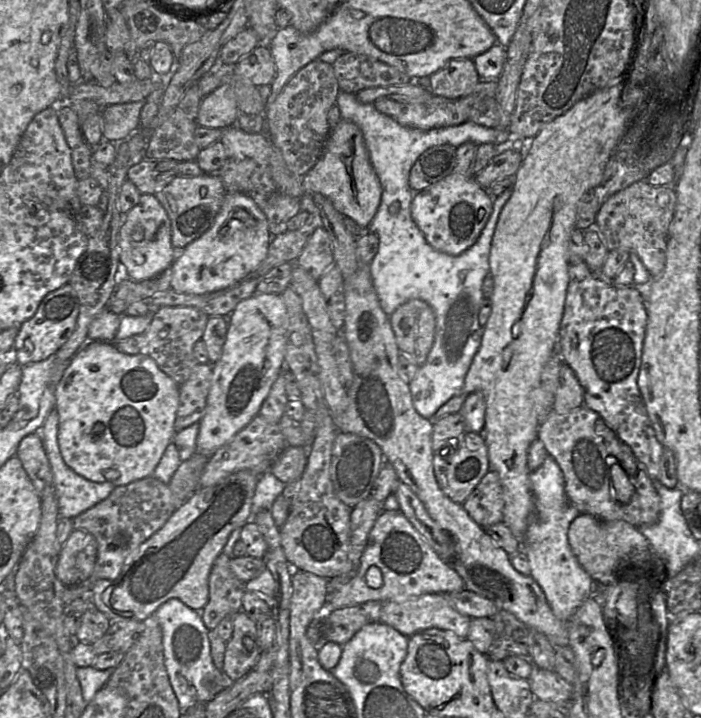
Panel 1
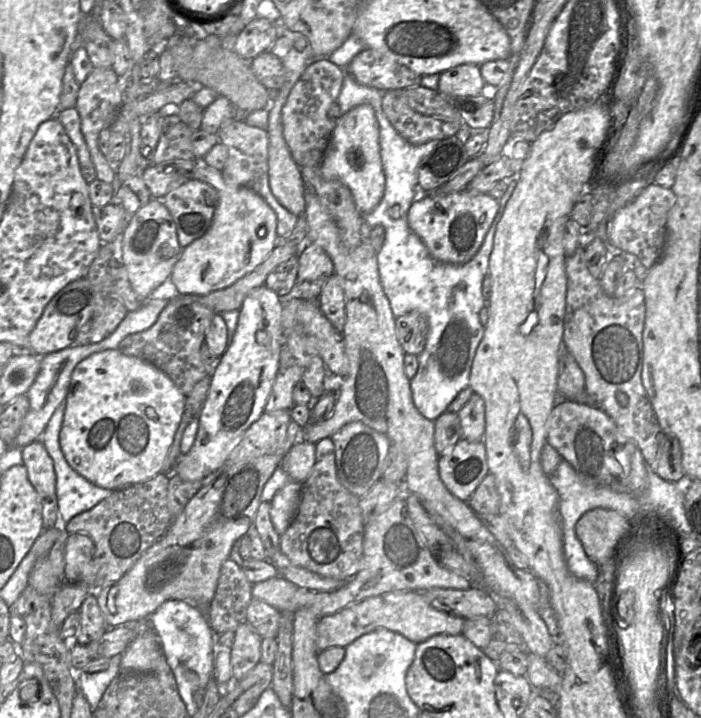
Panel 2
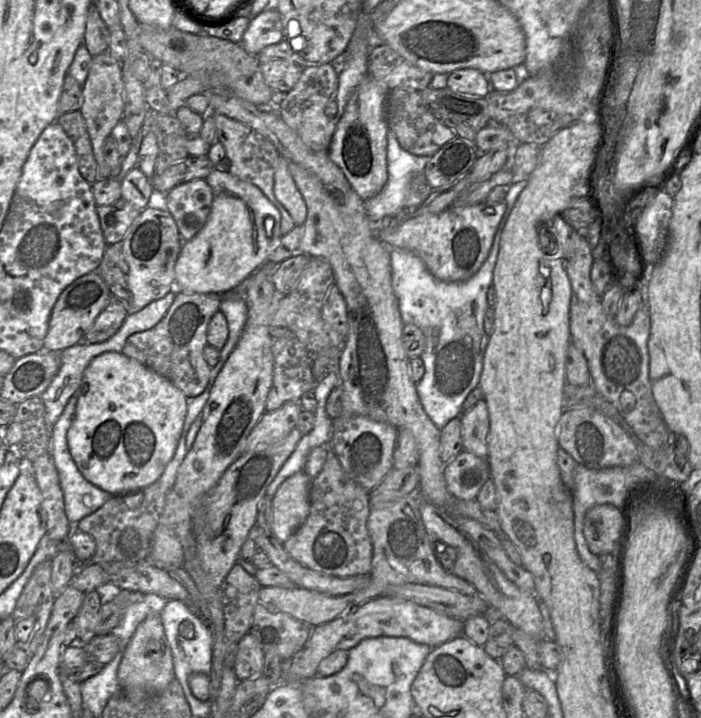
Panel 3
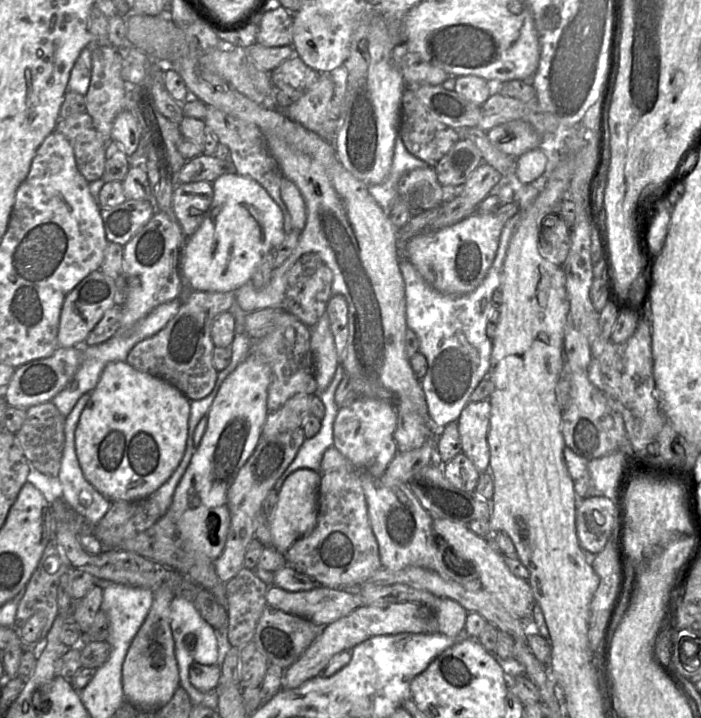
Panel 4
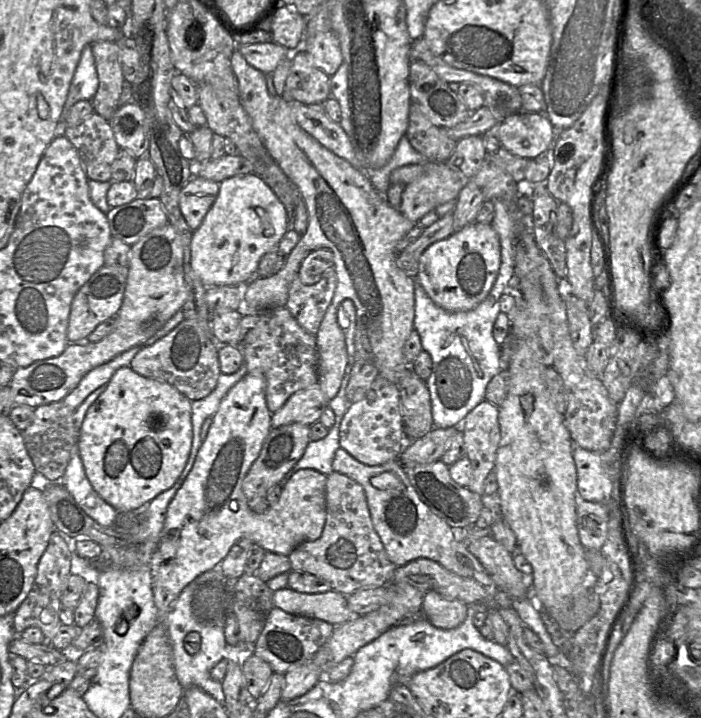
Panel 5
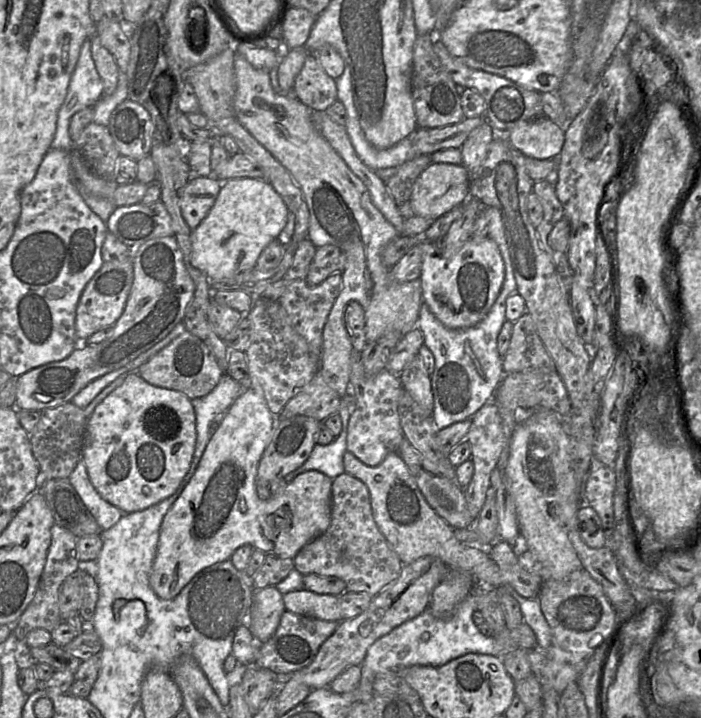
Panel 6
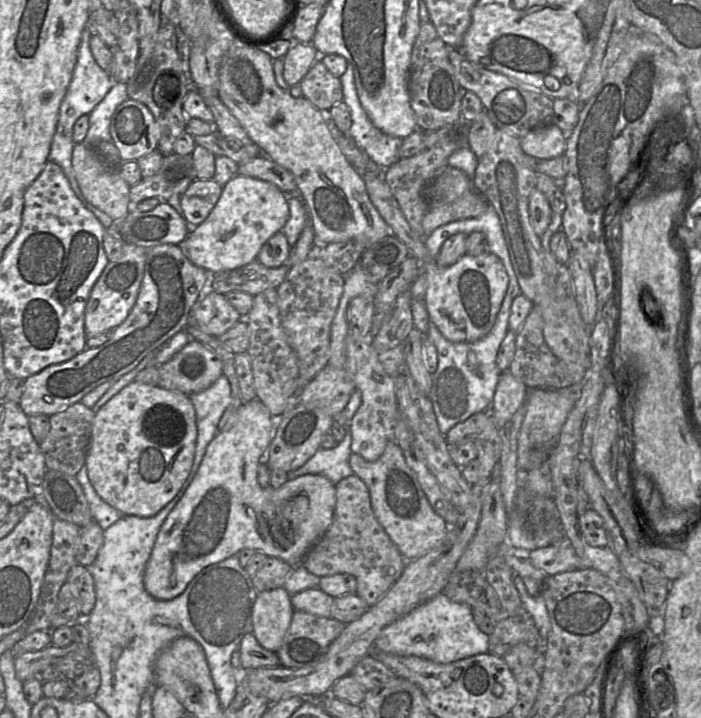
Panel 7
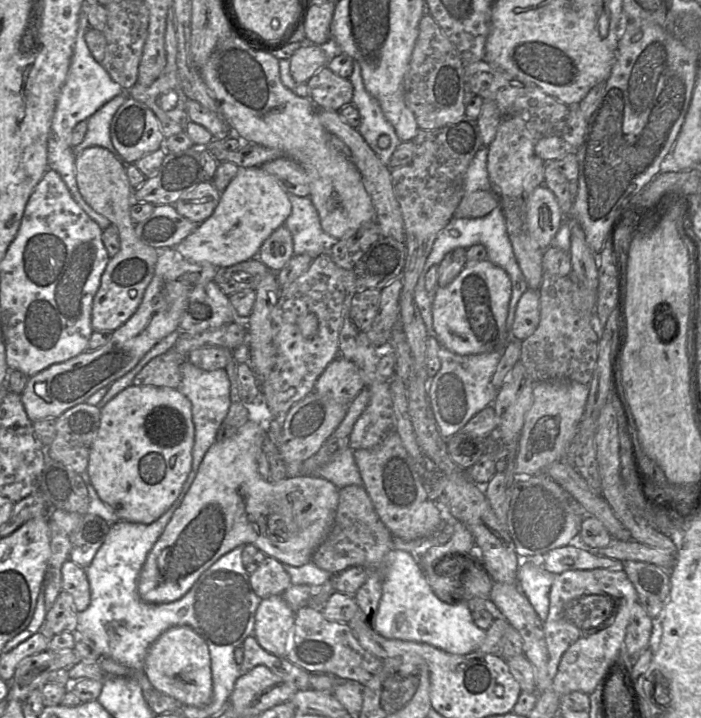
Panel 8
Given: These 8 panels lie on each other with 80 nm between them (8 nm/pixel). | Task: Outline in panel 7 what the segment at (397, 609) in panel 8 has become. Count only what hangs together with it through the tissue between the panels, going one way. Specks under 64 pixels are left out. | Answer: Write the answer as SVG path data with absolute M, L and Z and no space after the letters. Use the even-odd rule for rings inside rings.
M440 593L384 627L374 641L373 651L399 656L418 656L445 664L488 653L488 646L489 635L480 631L475 624L471 607L453 602Z

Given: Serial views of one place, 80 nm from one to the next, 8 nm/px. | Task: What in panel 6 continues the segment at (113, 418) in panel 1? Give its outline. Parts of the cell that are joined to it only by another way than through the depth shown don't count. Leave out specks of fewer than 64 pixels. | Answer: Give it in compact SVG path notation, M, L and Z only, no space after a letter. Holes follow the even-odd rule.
M132 372L88 418L82 460L100 496L123 514L129 514L176 492L190 468L195 444L191 399L179 391L149 384Z

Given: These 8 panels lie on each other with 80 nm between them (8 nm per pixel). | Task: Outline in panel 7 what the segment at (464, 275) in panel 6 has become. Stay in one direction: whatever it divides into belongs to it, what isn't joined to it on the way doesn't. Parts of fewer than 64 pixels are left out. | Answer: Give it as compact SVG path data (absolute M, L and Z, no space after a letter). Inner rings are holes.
M489 251L478 256L466 253L449 267L440 267L433 258L423 259L420 273L427 279L423 300L429 318L446 339L451 342L475 342L491 331L509 283L506 269L495 254Z

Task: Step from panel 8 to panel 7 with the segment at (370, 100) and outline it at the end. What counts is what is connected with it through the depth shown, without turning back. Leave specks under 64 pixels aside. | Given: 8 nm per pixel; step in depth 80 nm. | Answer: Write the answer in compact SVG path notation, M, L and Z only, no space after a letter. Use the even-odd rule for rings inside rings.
M350 64L339 78L343 87L343 102L350 108L352 117L348 136L374 164L380 168L388 169L400 159L399 148L403 139L383 133L371 122L360 103L353 67Z

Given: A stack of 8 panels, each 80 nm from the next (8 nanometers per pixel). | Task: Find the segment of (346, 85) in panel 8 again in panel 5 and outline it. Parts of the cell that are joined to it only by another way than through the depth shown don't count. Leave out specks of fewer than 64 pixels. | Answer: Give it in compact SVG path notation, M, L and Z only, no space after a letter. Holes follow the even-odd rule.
M299 51L289 58L292 66L285 90L305 105L322 105L331 96L330 76L315 65L308 52Z

